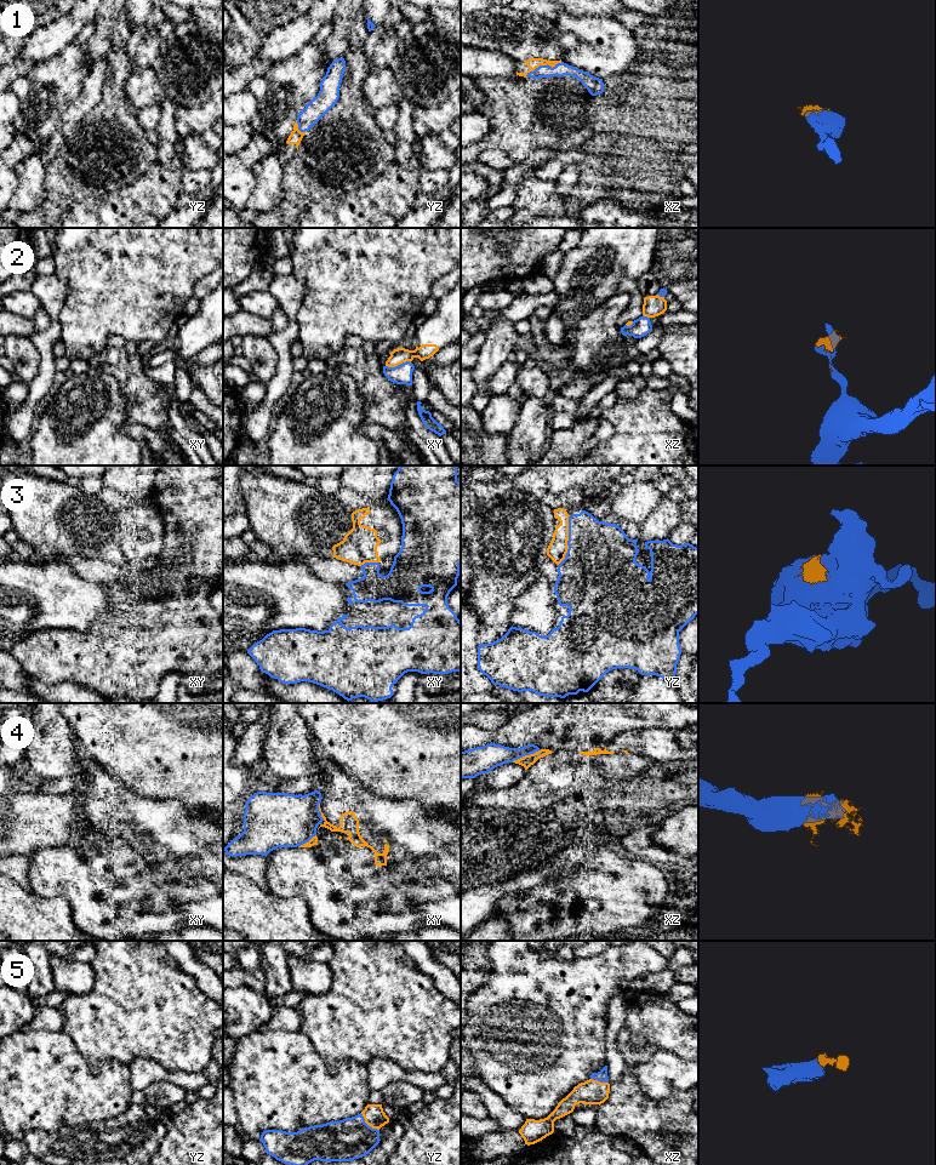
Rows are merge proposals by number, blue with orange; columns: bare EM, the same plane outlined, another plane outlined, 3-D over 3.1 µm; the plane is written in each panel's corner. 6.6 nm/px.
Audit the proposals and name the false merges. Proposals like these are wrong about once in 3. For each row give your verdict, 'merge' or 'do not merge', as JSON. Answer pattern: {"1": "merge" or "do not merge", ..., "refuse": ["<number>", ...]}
{"1": "merge", "2": "do not merge", "3": "do not merge", "4": "do not merge", "5": "merge", "refuse": ["2", "3", "4"]}

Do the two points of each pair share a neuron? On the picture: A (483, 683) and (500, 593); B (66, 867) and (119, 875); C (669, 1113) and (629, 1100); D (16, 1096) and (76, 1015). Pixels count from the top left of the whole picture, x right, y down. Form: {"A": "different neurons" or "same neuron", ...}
{"A": "different neurons", "B": "same neuron", "C": "same neuron", "D": "different neurons"}

